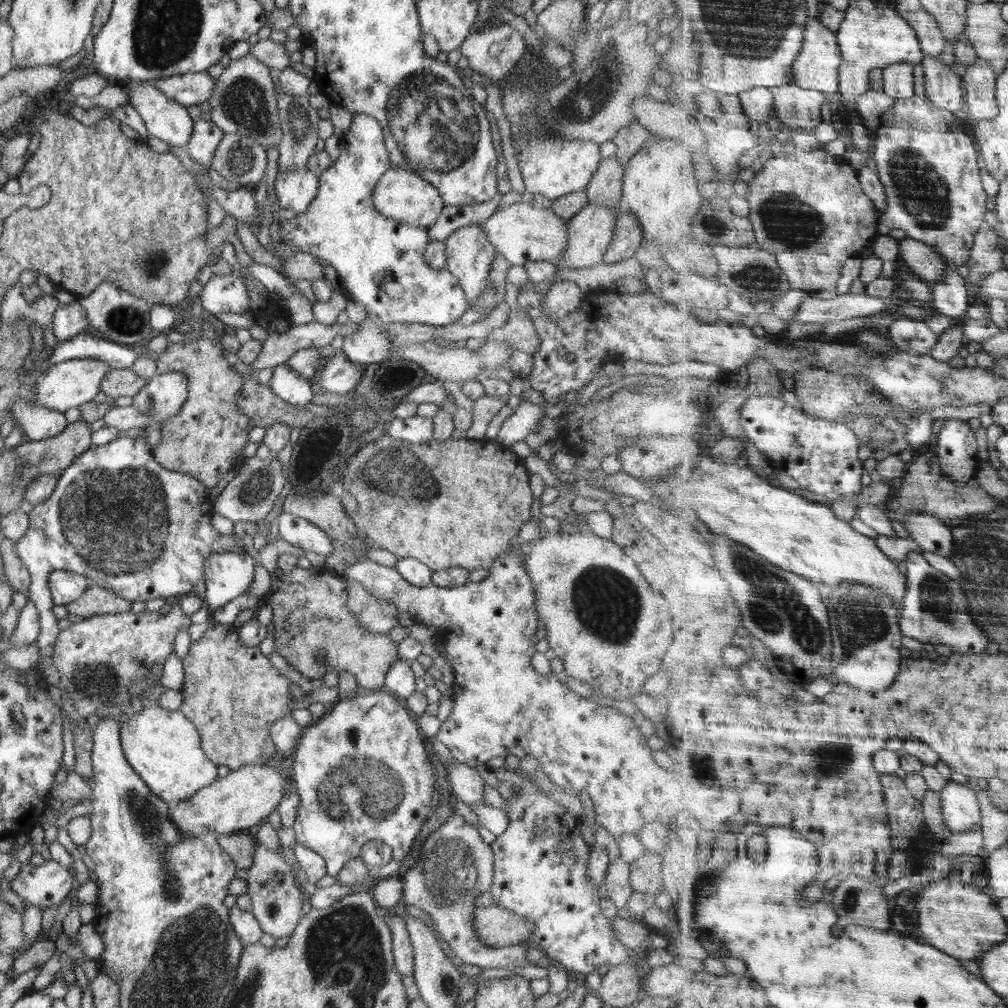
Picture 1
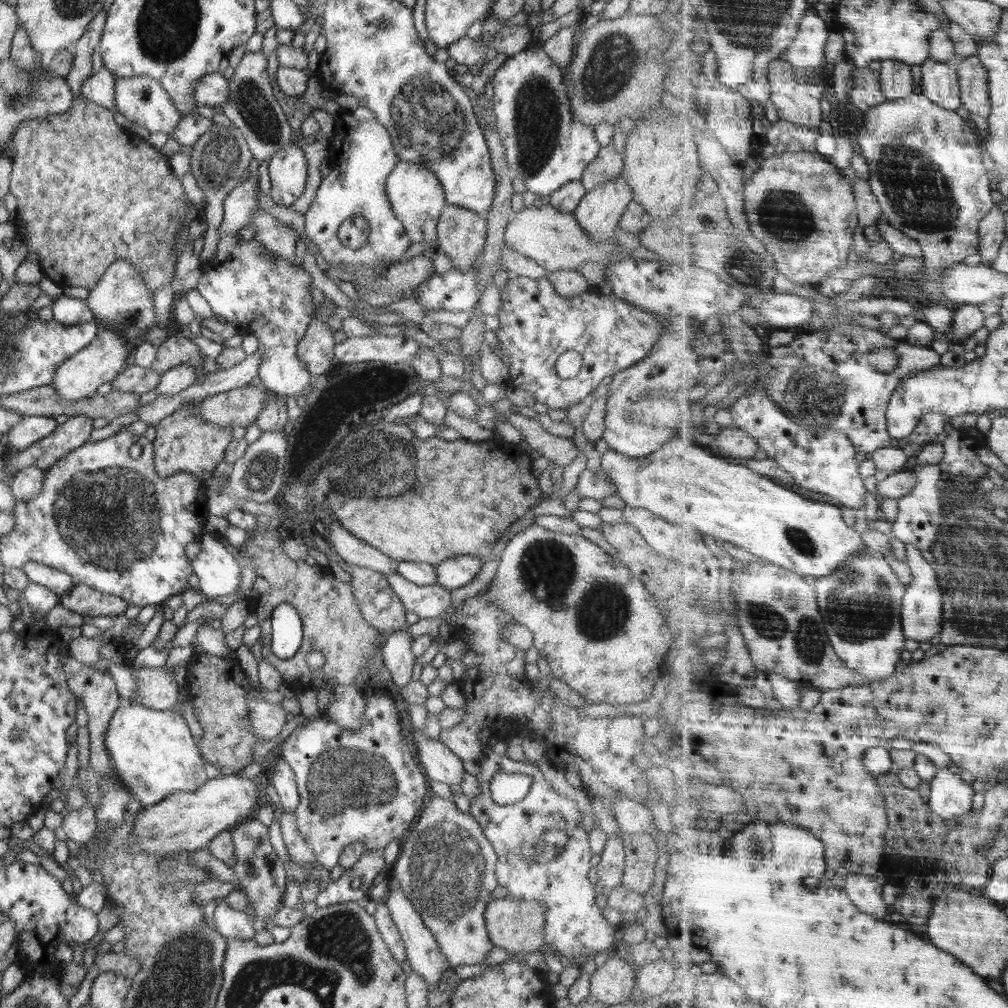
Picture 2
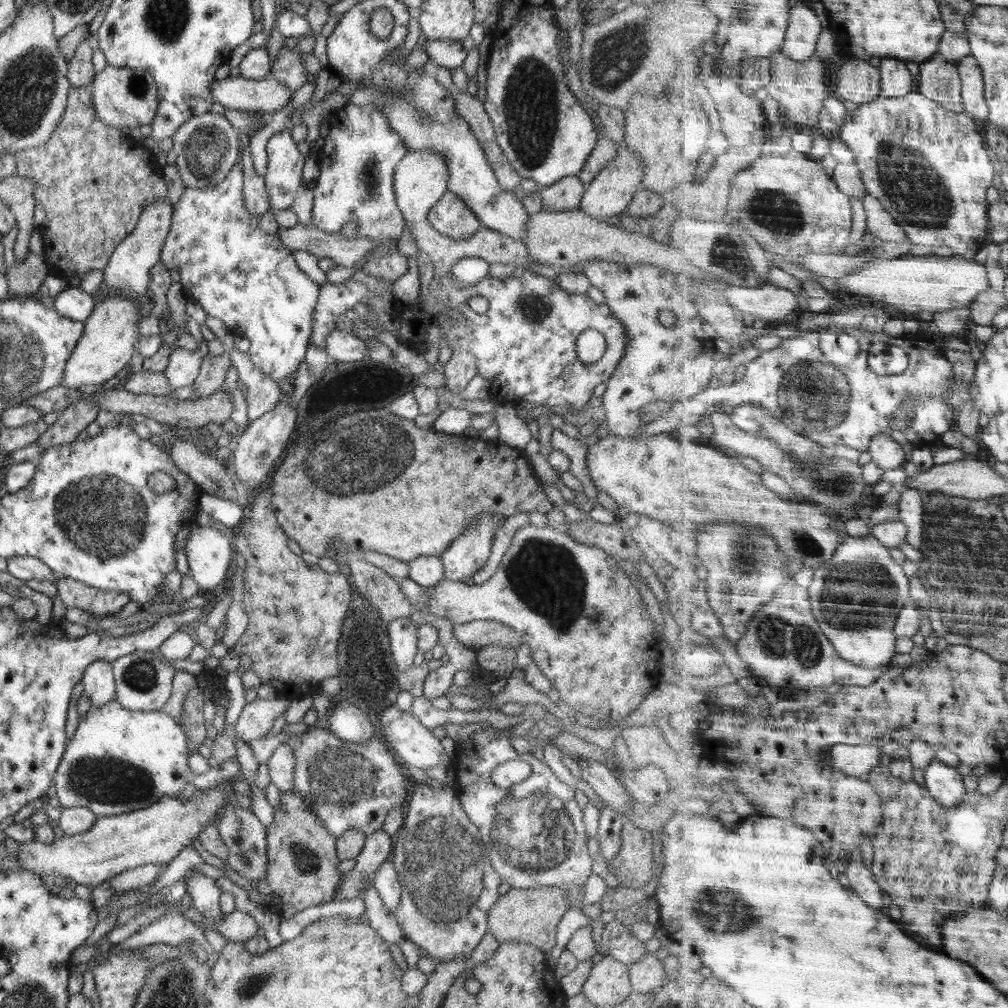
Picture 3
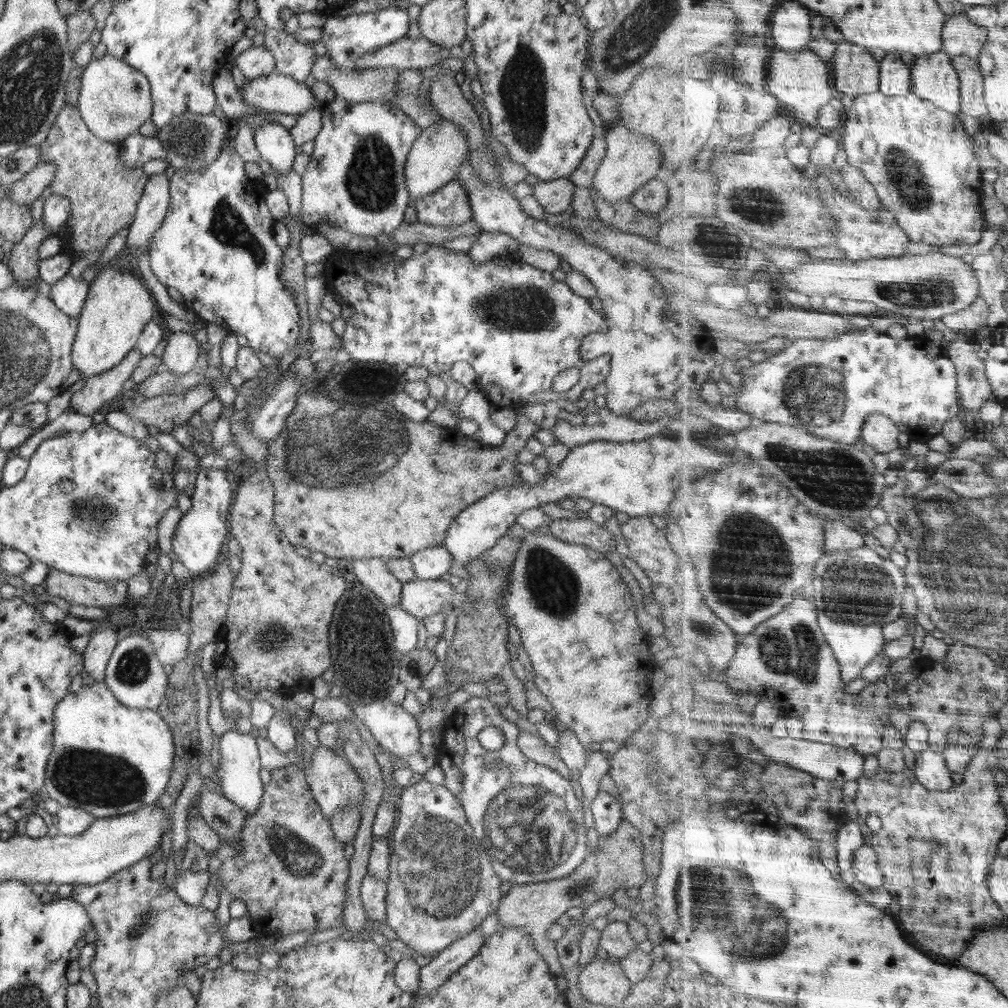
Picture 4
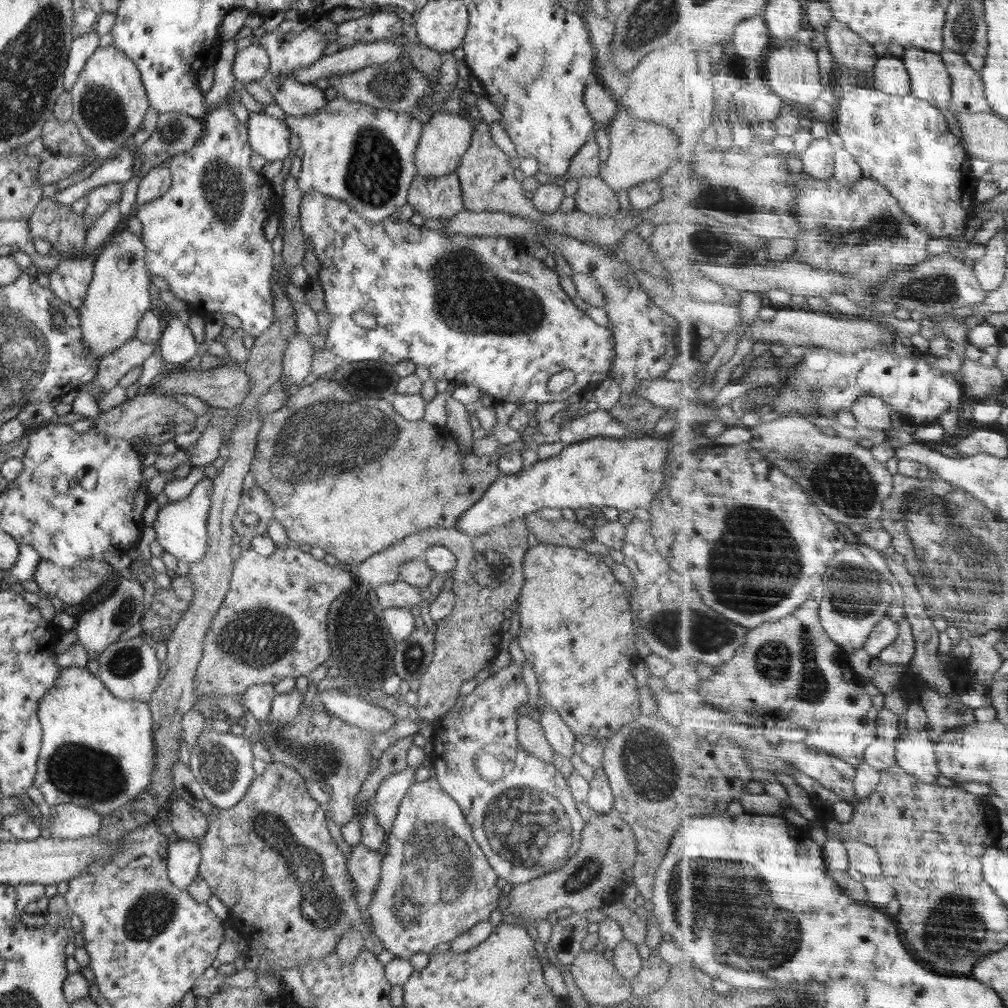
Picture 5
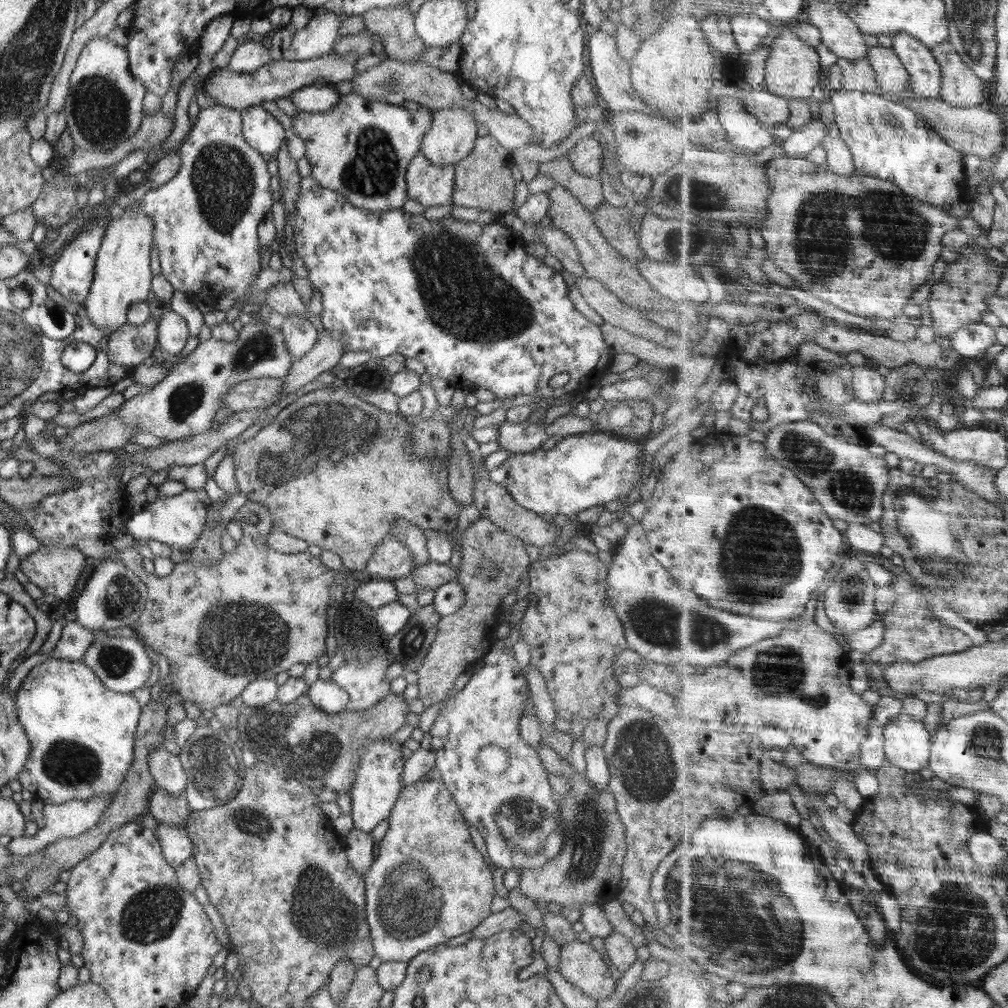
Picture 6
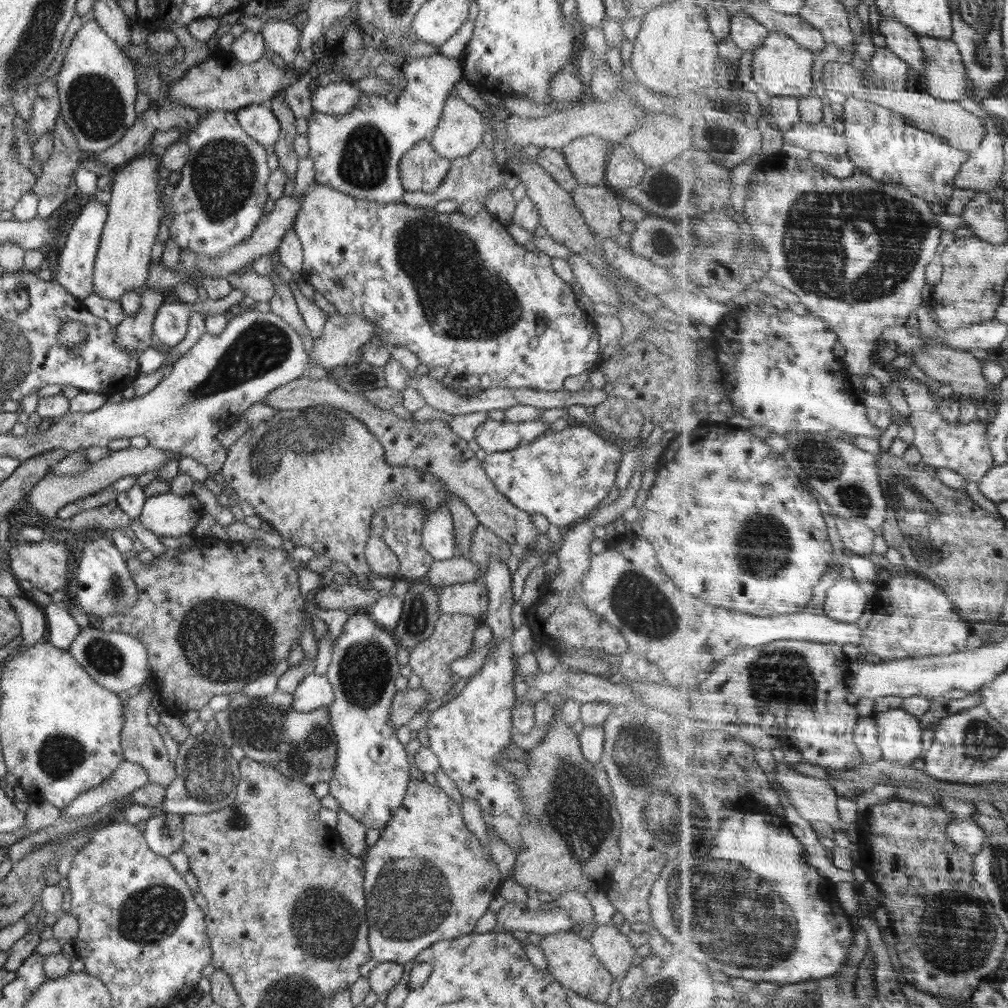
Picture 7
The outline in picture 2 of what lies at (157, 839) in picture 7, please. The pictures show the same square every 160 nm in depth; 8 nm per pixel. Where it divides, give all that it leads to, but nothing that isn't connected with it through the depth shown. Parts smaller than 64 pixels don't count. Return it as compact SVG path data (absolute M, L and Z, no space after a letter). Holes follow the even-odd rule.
M224 898L219 899L214 910L215 929L226 939L252 939L255 935L254 920L245 911L232 908Z

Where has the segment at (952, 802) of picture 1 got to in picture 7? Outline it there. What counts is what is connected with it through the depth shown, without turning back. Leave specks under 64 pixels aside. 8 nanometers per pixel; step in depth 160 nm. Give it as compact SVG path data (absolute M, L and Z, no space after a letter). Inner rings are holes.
M905 709L877 713L875 718L884 759L899 762L905 767L912 767L918 758L924 759L929 744L920 718Z

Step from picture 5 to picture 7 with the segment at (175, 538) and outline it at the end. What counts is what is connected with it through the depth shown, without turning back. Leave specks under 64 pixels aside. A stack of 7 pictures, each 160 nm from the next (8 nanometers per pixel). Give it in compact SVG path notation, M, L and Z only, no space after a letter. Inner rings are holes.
M168 491L146 498L138 520L157 536L178 538L193 535L198 520L204 515L204 508L192 492L178 496Z

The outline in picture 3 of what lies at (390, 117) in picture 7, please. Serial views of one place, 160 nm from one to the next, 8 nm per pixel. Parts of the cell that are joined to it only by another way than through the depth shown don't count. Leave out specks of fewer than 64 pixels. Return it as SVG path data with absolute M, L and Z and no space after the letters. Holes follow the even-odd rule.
M350 102L344 108L328 115L330 132L318 152L320 174L314 181L312 207L313 226L326 233L342 233L342 227L350 221L358 223L358 233L376 242L400 239L405 227L404 216L398 208L394 192L394 171L406 154L406 145L400 135L391 127L386 115L375 104L357 105Z

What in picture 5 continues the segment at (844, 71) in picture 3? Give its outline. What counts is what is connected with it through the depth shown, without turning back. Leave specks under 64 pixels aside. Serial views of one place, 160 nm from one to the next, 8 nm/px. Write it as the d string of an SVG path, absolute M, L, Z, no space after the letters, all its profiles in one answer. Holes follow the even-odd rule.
M832 18L826 32L828 47L834 53L838 64L856 69L862 74L870 70L874 72L880 59L878 52L874 50L874 43L868 42L858 32L844 25L838 19Z

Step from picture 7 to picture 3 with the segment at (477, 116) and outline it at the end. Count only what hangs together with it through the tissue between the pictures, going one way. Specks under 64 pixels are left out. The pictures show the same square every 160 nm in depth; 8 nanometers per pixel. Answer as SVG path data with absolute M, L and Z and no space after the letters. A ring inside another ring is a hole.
M432 149L406 151L394 171L393 187L396 202L398 208L402 211L402 216L404 216L405 225L410 228L418 250L425 253L434 266L434 278L429 286L430 296L434 296L440 302L438 298L438 294L440 294L440 278L450 275L452 266L465 257L482 258L490 265L498 263L511 264L515 266L518 272L532 272L549 279L554 279L560 275L561 268L538 265L531 260L522 242L494 230L483 227L482 230L478 230L474 236L470 236L466 240L452 240L452 238L448 238L448 236L444 236L430 227L430 223L428 223L429 210L448 191L448 179L449 172L445 158Z

